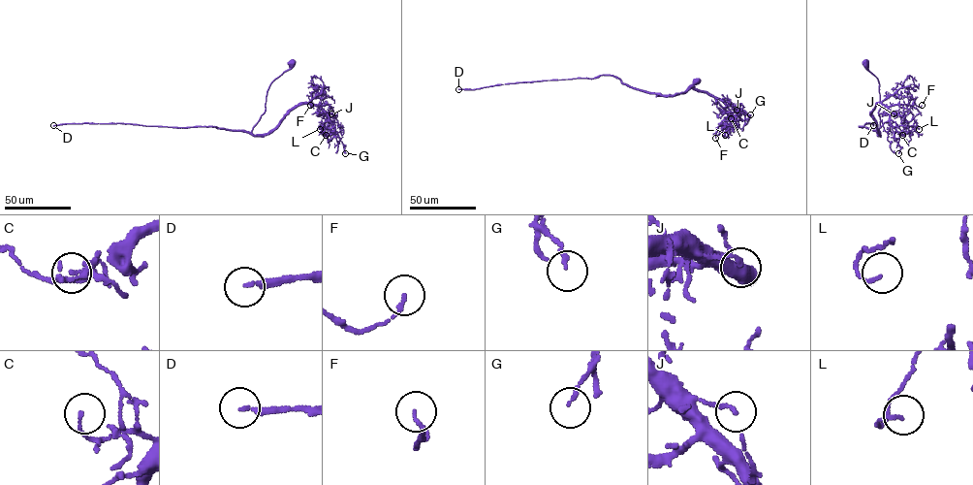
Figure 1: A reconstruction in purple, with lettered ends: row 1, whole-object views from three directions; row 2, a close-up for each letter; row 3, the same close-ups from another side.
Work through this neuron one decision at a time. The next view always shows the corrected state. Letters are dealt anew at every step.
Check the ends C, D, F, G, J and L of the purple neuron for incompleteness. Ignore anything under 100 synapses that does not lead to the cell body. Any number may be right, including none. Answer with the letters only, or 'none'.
D

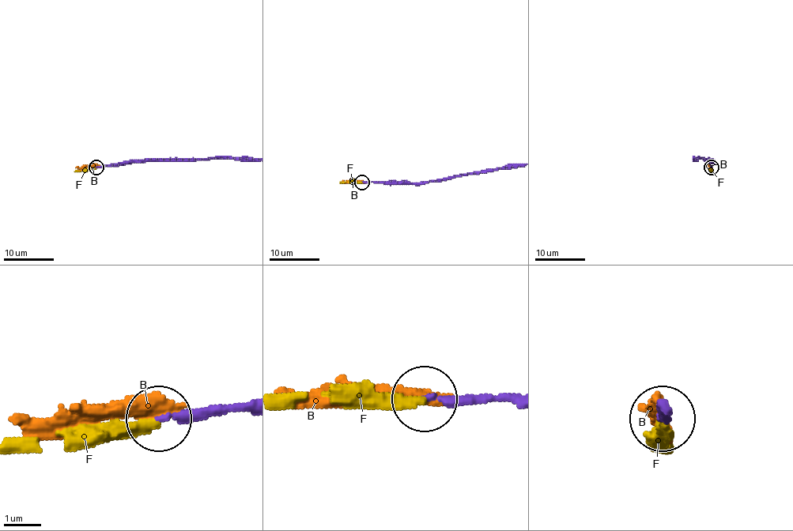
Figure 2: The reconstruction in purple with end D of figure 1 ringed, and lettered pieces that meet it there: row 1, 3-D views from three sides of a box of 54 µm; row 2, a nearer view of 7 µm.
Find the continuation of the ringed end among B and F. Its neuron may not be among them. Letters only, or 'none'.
F

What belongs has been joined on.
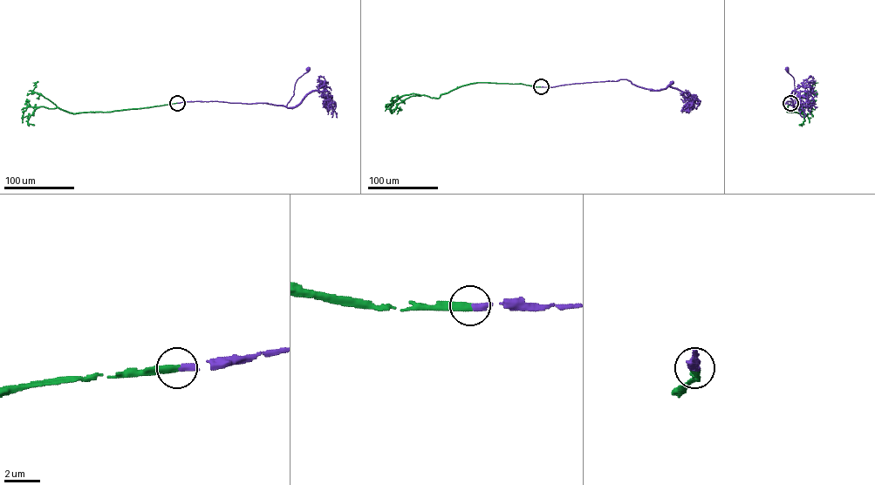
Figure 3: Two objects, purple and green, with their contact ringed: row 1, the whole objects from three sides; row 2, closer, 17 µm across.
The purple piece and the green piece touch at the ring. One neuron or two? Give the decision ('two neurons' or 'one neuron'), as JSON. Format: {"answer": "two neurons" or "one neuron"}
{"answer": "one neuron"}

